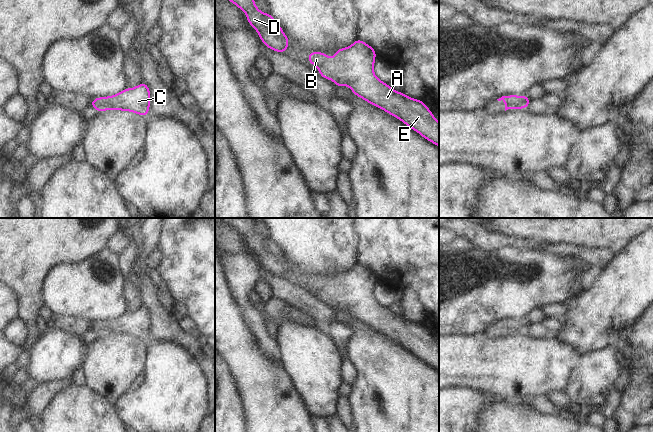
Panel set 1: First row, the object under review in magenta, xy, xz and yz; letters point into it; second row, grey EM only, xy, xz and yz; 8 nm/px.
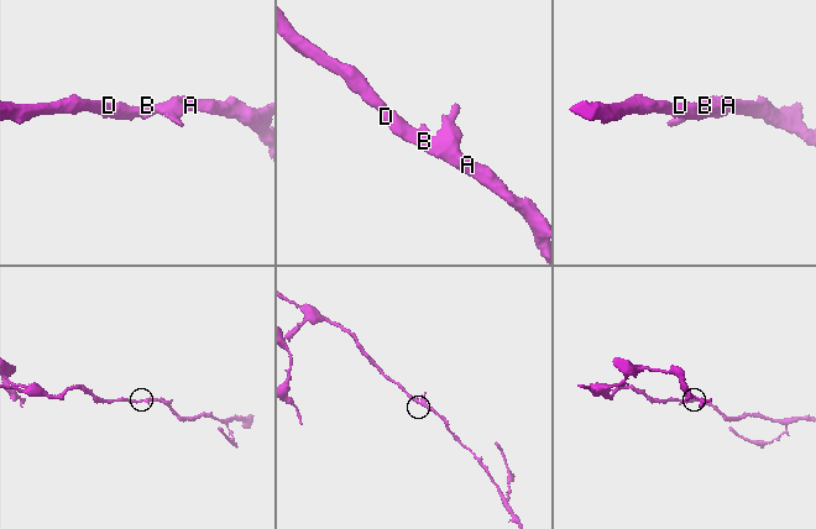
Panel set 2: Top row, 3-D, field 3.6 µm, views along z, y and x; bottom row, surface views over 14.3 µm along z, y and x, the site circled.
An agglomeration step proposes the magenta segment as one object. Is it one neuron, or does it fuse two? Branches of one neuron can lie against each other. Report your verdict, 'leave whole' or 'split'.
leave whole

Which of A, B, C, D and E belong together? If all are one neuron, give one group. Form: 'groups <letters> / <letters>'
groups A B C D E

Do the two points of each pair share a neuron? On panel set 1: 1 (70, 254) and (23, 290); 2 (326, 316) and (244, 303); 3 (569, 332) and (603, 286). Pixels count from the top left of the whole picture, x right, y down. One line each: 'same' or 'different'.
1: same
2: same
3: same

